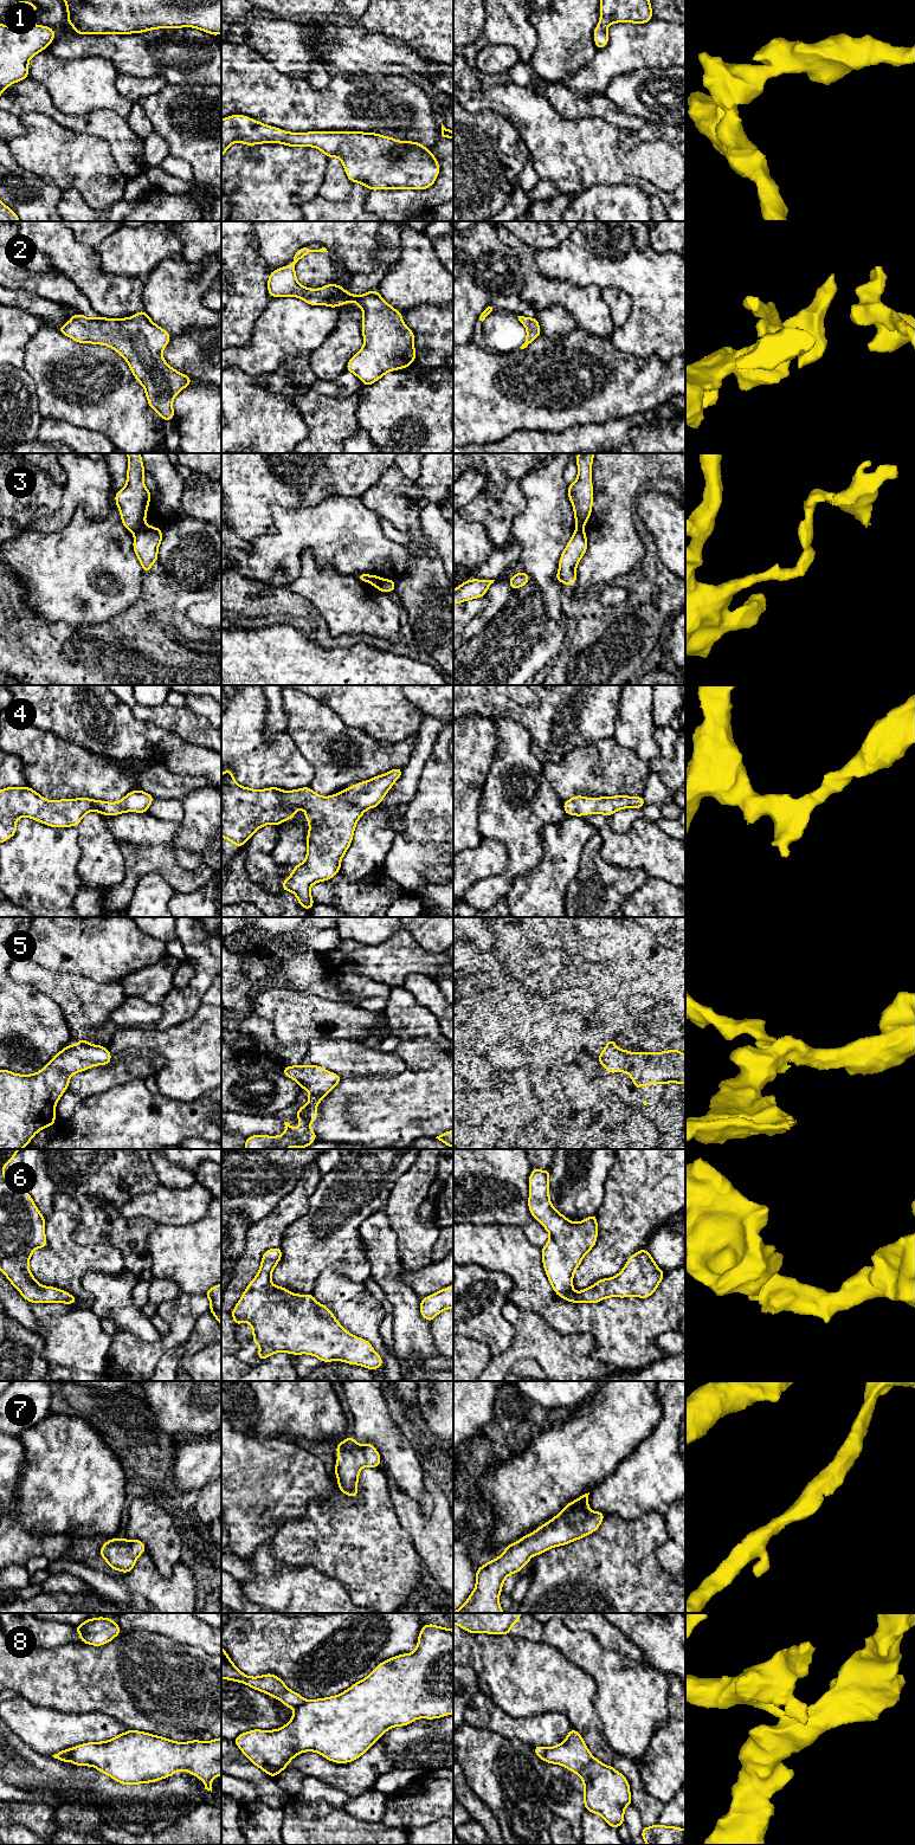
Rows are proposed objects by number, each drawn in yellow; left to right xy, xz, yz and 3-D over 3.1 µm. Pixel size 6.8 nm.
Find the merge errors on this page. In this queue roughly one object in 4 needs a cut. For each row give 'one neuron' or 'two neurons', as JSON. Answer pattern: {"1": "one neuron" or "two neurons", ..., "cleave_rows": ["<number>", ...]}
{"1": "one neuron", "2": "one neuron", "3": "two neurons", "4": "one neuron", "5": "one neuron", "6": "one neuron", "7": "one neuron", "8": "two neurons", "cleave_rows": ["3", "8"]}

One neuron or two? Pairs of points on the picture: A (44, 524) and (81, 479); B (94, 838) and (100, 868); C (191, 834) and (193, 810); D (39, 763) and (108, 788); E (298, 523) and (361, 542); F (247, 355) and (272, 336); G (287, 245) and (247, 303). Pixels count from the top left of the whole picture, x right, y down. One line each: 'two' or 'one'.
A: one
B: one
C: one
D: one
E: one
F: one
G: two

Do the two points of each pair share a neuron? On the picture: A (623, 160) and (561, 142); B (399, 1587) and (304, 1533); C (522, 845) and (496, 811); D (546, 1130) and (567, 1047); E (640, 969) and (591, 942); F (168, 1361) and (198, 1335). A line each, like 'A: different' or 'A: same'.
A: same
B: same
C: same
D: same
E: same
F: same

